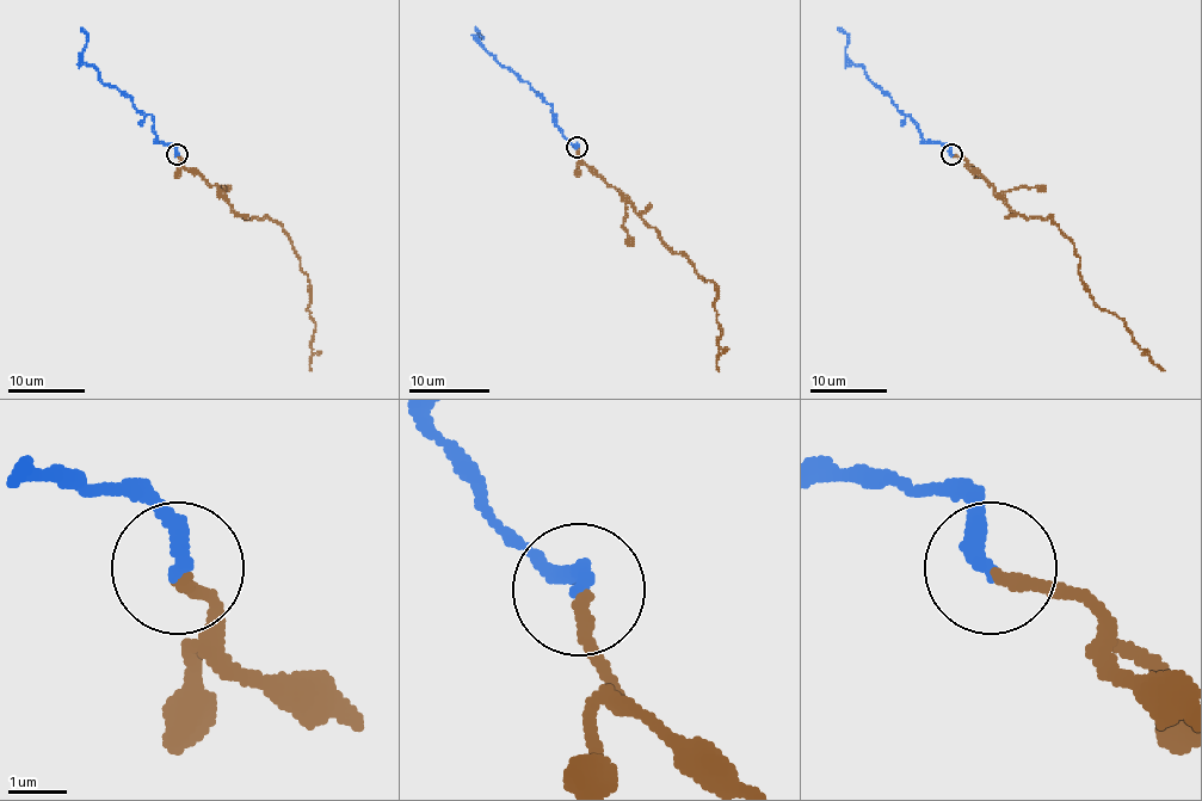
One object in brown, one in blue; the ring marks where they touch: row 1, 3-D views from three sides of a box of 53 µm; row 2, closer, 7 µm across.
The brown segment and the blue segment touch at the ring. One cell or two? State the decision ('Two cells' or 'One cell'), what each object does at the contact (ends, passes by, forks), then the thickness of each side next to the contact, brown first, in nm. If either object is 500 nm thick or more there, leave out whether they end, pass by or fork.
One cell. At the ring brown ends. At the ring blue ends. Thickness 200 nm (brown) against 320 nm

